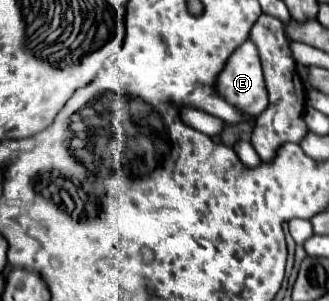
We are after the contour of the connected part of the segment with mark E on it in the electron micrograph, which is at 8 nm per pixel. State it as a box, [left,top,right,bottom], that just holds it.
[215,40,267,116]

